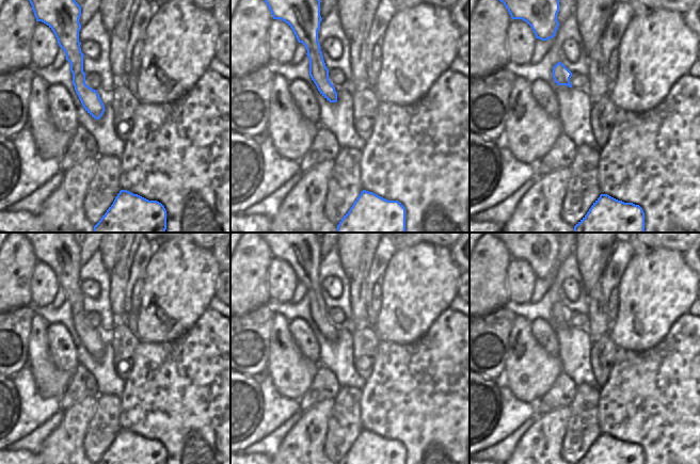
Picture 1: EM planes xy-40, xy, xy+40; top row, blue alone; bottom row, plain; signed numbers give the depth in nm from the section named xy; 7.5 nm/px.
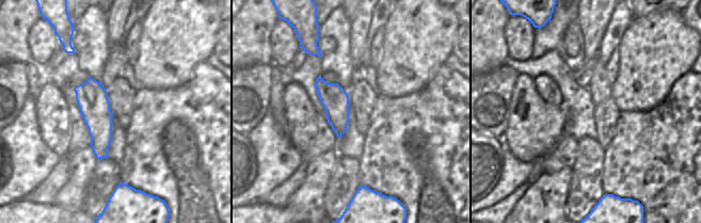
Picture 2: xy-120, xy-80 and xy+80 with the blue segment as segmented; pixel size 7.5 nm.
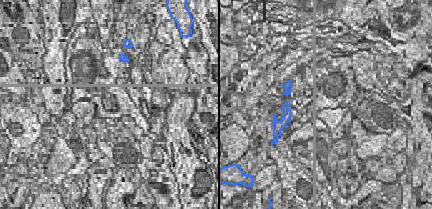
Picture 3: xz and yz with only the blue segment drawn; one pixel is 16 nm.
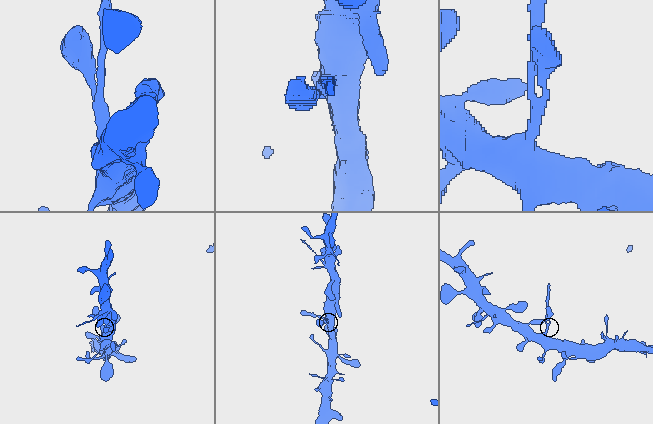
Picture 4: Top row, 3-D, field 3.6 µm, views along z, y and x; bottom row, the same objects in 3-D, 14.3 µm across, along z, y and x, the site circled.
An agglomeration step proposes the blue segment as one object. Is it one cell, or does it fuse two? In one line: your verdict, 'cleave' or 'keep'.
keep

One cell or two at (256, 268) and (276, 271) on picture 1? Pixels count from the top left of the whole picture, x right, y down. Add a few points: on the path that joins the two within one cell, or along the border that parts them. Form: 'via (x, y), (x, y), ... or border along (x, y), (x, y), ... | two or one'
border along (273, 258), (267, 270), (268, 294) | two

